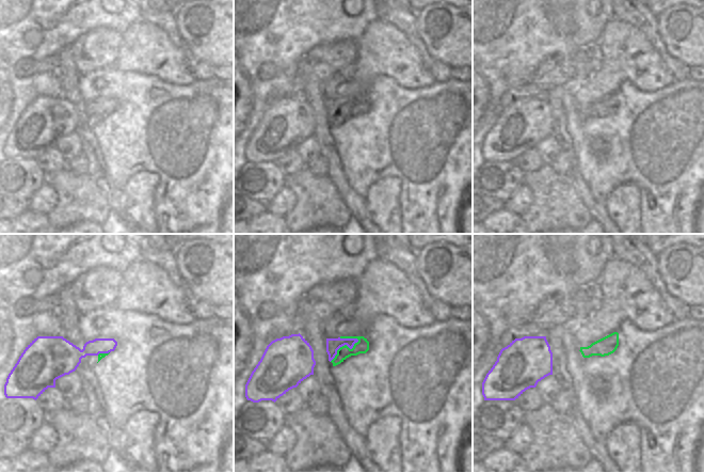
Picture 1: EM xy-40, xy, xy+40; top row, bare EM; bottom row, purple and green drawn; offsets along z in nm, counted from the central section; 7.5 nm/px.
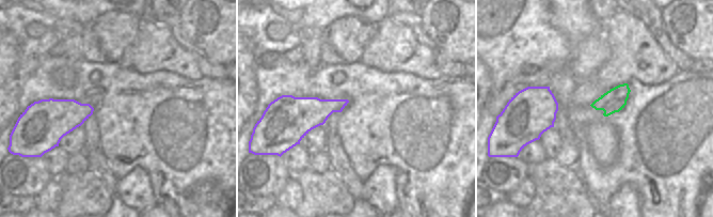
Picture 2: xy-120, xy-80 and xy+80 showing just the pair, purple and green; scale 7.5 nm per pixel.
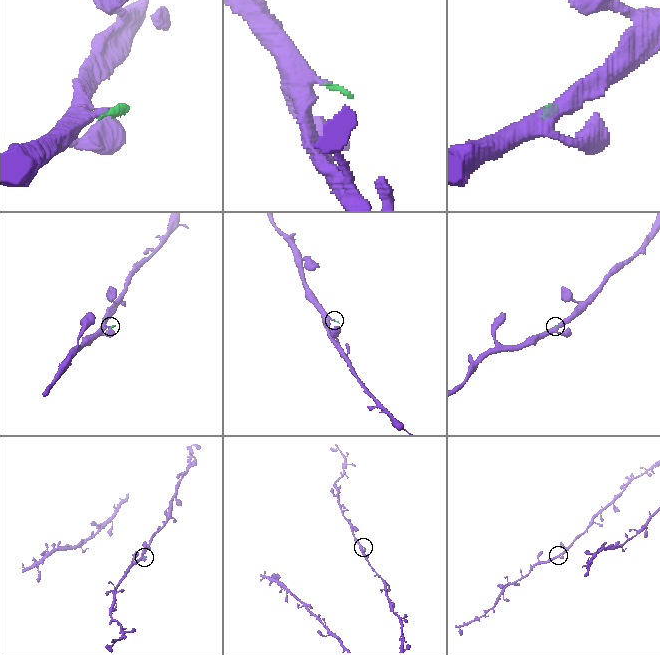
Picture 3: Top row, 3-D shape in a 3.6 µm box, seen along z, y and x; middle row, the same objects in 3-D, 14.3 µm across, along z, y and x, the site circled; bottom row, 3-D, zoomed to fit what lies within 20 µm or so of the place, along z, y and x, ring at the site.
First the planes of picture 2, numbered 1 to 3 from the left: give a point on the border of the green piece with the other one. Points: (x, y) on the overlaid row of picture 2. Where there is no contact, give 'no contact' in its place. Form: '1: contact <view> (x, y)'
1: no contact
2: no contact
3: no contact

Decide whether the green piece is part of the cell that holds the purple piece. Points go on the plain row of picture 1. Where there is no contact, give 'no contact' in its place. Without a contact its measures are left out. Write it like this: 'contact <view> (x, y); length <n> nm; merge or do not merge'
contact xy (342, 106); length 280 nm; do not merge

